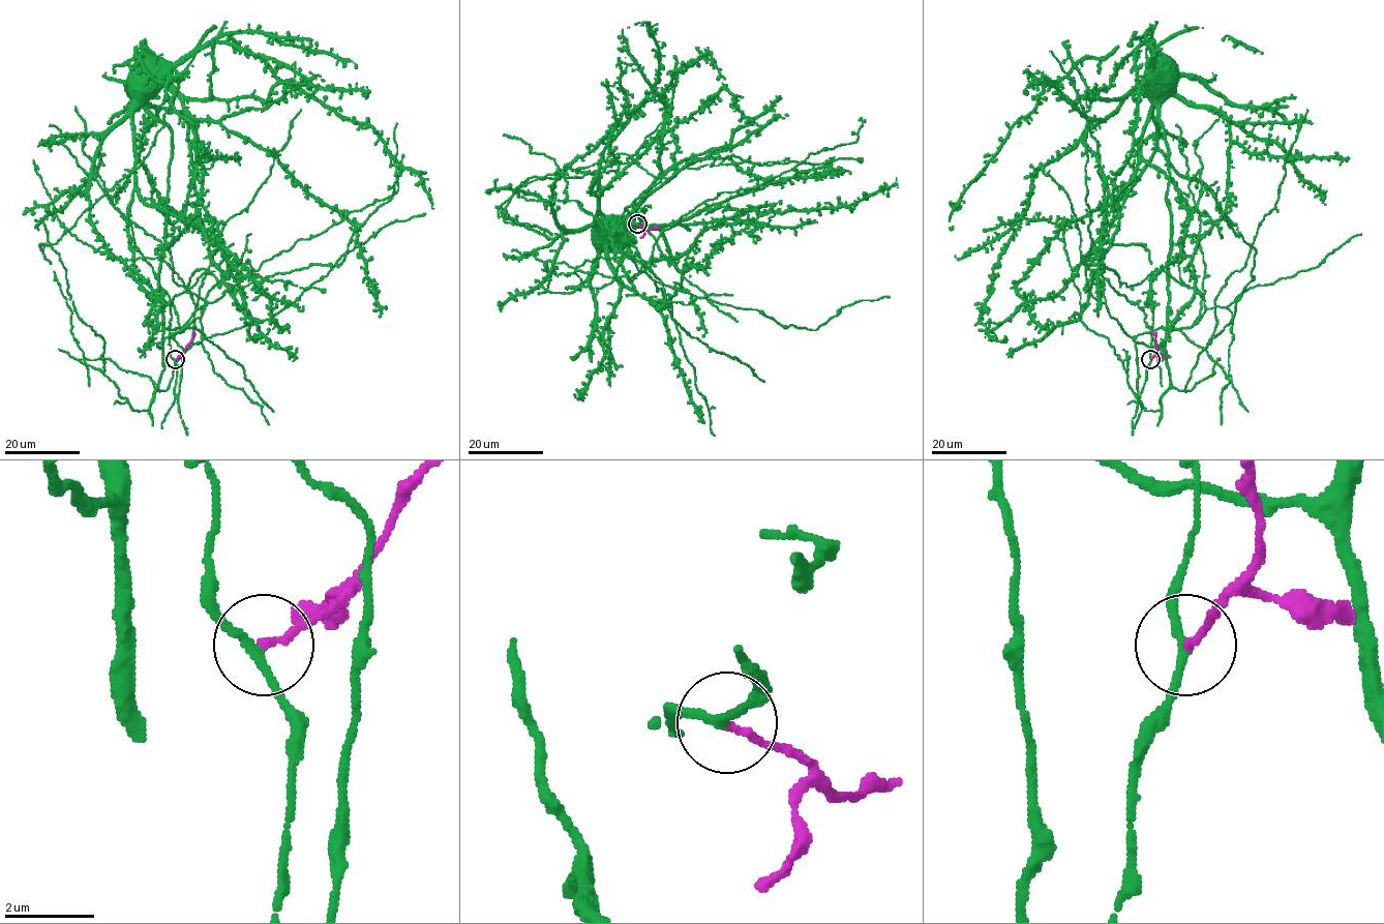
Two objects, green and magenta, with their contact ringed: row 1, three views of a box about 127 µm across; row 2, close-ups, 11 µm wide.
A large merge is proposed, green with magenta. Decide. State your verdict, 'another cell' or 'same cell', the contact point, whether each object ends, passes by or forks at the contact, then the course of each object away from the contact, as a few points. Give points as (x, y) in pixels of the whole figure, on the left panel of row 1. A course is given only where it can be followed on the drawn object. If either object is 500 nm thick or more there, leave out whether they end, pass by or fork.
another cell; place (175, 359); green passes by; magenta ends; course green (174, 359), (175, 396), (184, 350), (171, 337), (156, 345), (172, 130), (146, 107), (145, 84); course magenta (174, 359), (184, 352), (193, 336), (192, 332)

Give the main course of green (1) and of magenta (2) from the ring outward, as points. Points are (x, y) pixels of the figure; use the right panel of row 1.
1: (1150, 359), (1139, 396), (1132, 337), (1164, 345), (1168, 288), (1167, 143), (1159, 107), (1149, 95), (1152, 84)
2: (1150, 359), (1157, 352), (1152, 332)

